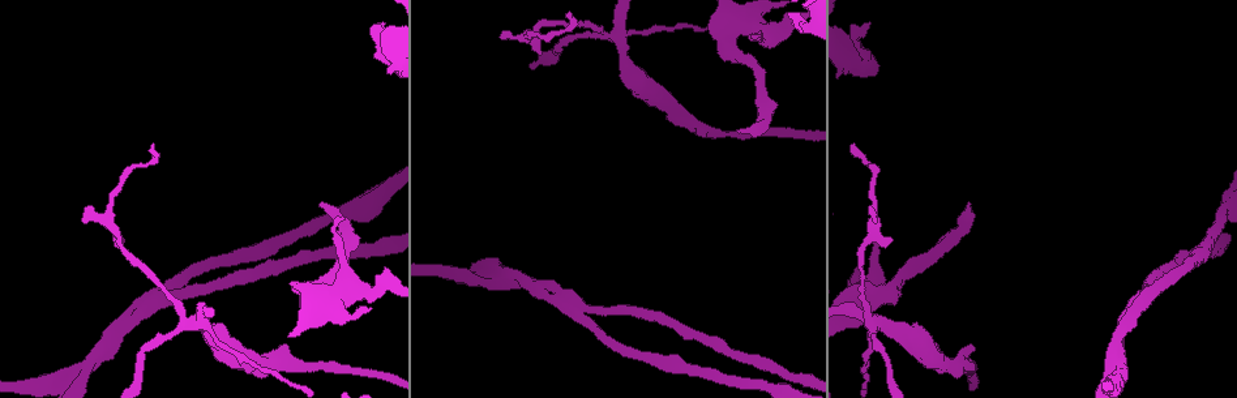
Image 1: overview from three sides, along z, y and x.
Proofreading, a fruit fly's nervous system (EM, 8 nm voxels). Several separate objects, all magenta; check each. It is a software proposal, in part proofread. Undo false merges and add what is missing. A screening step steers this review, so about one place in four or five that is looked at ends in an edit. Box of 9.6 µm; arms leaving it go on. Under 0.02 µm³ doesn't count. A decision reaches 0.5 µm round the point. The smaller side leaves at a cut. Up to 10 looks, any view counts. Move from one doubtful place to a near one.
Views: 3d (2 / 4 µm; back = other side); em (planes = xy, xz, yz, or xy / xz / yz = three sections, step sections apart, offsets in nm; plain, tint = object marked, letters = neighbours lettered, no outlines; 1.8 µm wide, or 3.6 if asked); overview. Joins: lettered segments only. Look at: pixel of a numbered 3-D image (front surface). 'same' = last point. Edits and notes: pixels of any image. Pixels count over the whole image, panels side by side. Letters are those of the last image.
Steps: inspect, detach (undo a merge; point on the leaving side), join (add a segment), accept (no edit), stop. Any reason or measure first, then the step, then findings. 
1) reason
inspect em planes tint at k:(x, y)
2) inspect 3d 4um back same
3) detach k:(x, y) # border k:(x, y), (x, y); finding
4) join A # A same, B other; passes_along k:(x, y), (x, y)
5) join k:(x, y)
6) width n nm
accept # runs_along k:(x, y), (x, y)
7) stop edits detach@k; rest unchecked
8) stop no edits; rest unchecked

free end
inspect 3d 2um back at 1:(289, 349)

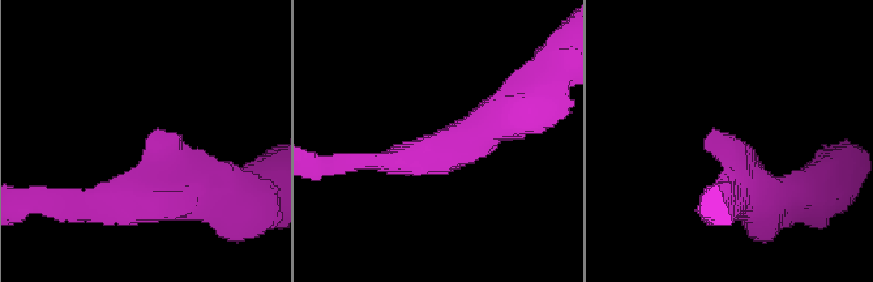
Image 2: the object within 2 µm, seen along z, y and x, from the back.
inspect em 3.6um planes letters at 2:(148, 142)

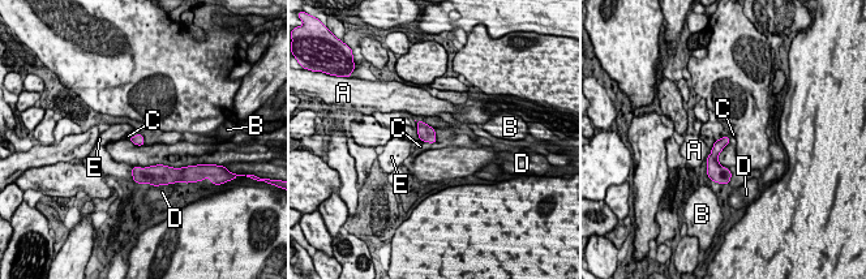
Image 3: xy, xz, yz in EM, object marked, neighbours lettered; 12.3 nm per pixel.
longest_contact C 170 nm
join C # A other, B other, C same, D other, E other; passes_along 3:(137, 140), (134, 136), (128, 136); the neuron continues

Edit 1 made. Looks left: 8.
free end
inspect em planes letters at 1:(737, 131)

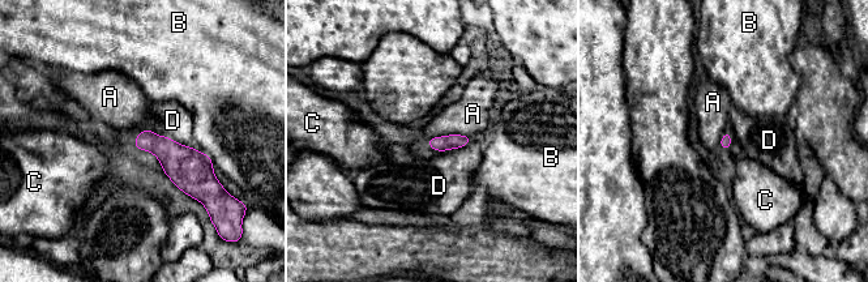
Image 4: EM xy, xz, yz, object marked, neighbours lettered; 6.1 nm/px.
accept # A other, B other, C other, D other; border 4:(471, 136), (440, 135), (426, 140); none of them fits

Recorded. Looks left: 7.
thin end
inspect em xz step 8 letters at 1:(154, 146)

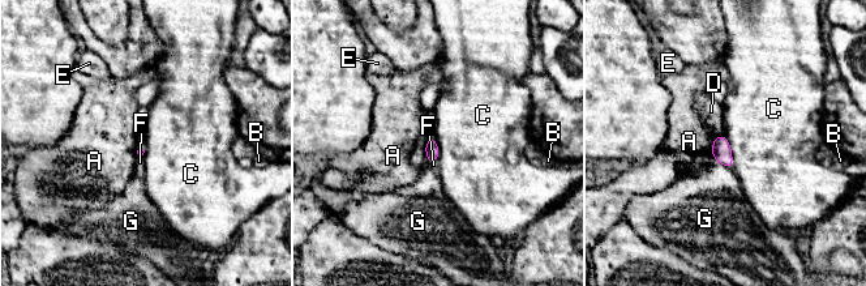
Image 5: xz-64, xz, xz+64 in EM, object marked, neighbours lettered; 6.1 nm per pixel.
accept # A other, B other, C other, D other, E other, F other, G other; no lettered segment goes on from it

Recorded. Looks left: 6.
stop edits join@3; rest unchecked

